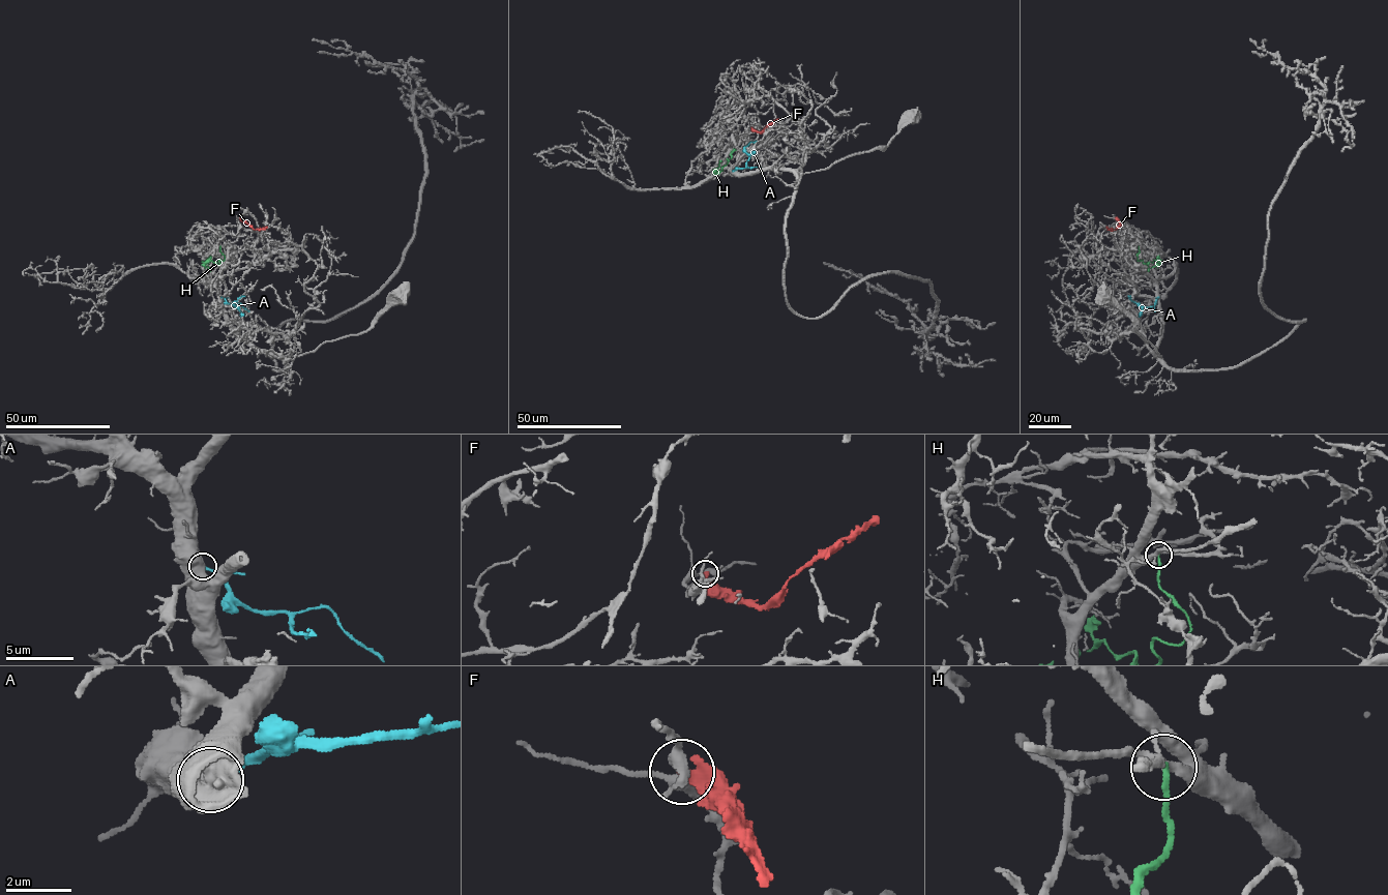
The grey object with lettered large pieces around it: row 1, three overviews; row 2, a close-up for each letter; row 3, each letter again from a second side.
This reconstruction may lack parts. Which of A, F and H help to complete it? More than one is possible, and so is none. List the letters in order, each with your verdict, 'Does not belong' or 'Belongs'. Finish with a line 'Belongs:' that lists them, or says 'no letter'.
A: Does not belong
F: Does not belong
H: Does not belong
Belongs: no letter

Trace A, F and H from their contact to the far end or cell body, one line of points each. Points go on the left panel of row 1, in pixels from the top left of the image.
A: (220, 297), (238, 306), (233, 302), (245, 295)
F: (240, 217), (254, 229), (266, 226)
H: (219, 247), (225, 259), (219, 260), (218, 264), (211, 260), (205, 263), (210, 271)

